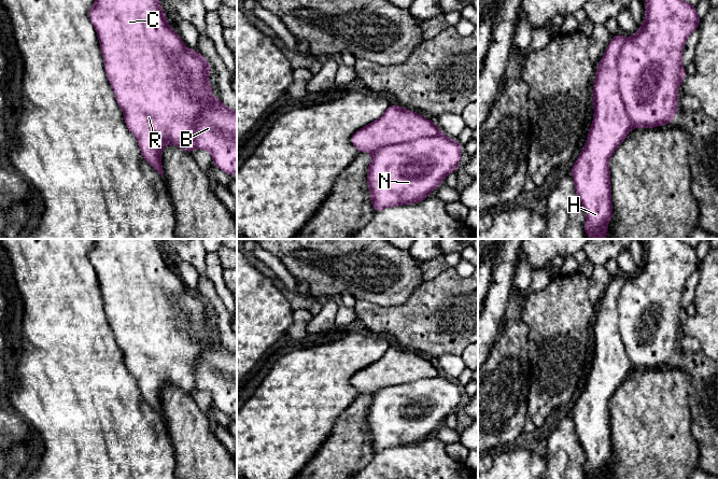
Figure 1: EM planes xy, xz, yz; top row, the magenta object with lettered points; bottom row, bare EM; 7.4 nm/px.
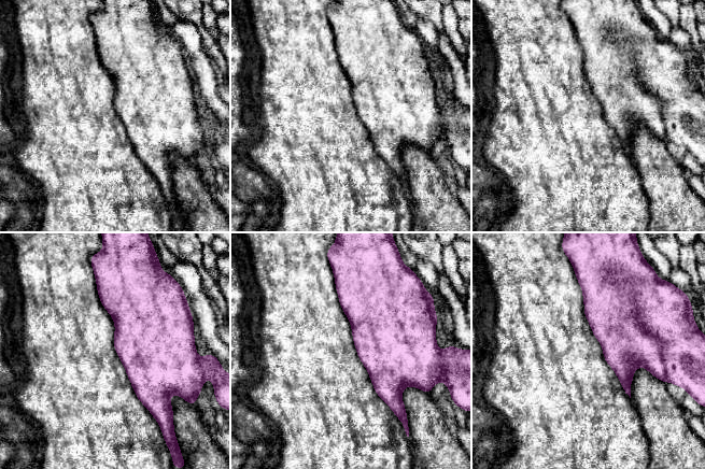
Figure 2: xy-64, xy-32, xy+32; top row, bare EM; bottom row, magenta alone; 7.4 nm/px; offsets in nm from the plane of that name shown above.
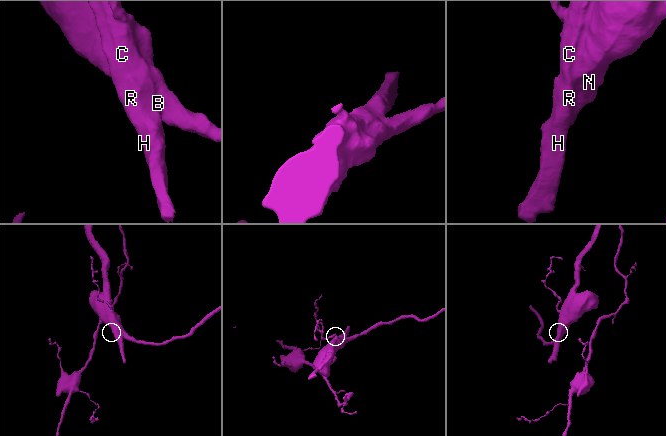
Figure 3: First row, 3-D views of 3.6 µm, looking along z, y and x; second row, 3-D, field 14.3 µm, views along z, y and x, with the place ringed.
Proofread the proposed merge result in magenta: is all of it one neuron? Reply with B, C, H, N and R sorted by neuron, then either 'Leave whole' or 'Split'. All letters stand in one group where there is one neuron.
Groups: B N / C H R. Split

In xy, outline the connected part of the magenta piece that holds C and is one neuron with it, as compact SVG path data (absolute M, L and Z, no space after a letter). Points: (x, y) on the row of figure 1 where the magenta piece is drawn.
M96 0L88 17L97 31L107 76L123 110L125 124L136 137L143 158L164 178L160 154L165 145L174 144L191 154L196 149L195 126L199 105L178 87L178 73L172 69L173 58L187 47L178 32L170 28L159 0Z

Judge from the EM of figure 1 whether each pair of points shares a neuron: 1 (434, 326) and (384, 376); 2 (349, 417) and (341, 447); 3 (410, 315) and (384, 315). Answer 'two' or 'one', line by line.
1: two
2: one
3: one

